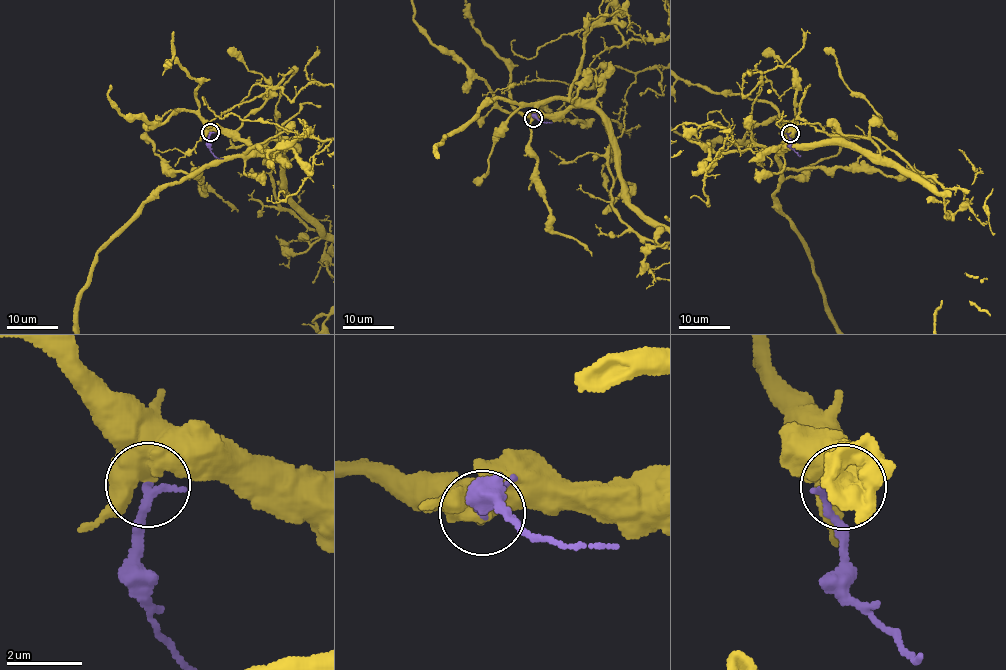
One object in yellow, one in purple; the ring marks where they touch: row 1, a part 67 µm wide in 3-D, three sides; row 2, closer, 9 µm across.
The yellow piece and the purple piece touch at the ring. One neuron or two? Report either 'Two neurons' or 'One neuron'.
Two neurons

